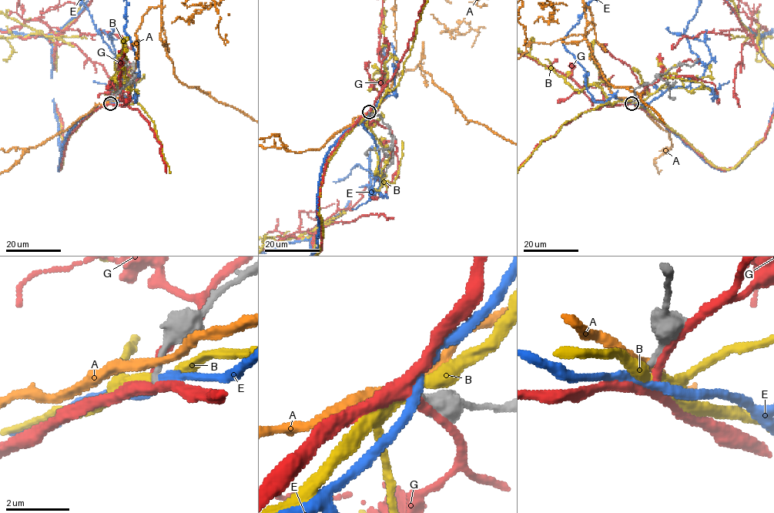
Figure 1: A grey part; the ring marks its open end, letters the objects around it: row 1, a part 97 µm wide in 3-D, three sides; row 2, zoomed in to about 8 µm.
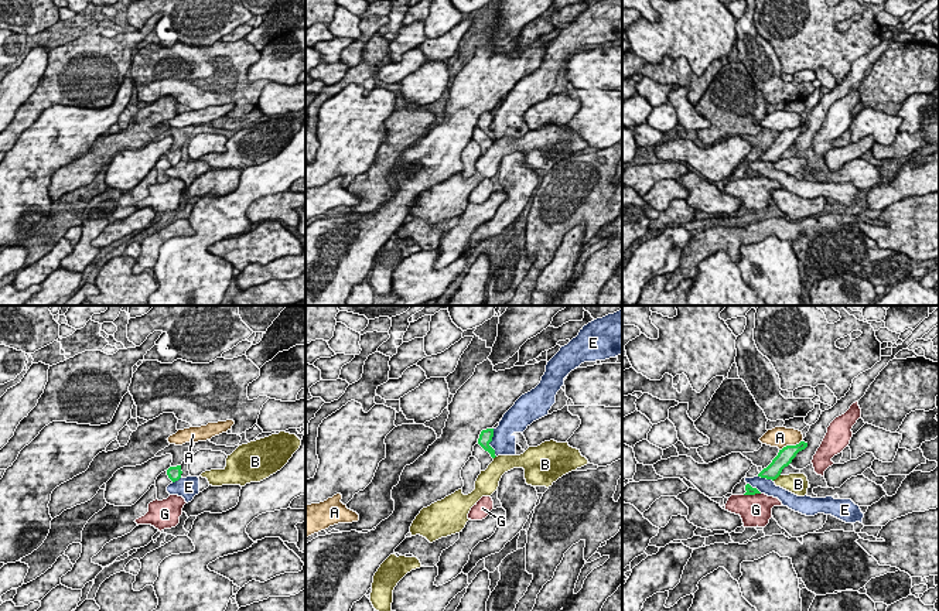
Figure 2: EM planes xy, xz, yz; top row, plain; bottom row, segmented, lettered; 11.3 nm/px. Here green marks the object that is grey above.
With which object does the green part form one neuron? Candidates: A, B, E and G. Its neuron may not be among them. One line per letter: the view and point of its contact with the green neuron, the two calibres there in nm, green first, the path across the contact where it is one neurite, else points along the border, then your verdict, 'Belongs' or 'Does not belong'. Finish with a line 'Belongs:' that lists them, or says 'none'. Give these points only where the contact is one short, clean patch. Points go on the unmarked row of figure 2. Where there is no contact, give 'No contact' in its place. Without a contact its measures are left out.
A: Touches green at yz (791, 129). Thickness 190 nm (green) against 240 nm. Boundary: yz (802, 123), (795, 127), (786, 127), (779, 133). Does not belong
B: Touches green at yz (775, 161). Thickness 180 nm (green) against 240 nm. Boundary: yz (779, 157), (772, 163). Does not belong
E: Touches green at xz (490, 125). Thickness 160 nm (green) against 280 nm. Boundary: xz (492, 112), (490, 129), (497, 139). Does not belong
G: Touches green at yz (751, 177). Thickness 100 nm (green) against 360 nm. Does not belong
Belongs: none

